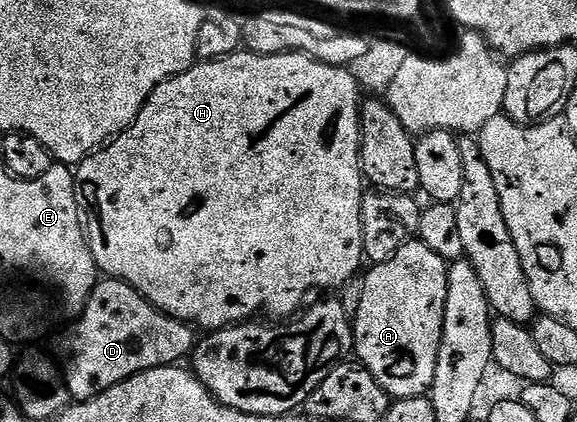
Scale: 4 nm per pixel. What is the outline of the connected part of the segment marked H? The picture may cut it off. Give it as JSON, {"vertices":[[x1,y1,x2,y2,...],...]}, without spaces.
{"vertices":[[240,49,234,55,224,59,214,59,212,63,196,62,195,66,190,67,185,73,175,75,172,79,166,79,161,85,157,85,157,89,147,98,145,105,137,113,137,121,133,121,133,125,129,129,122,131,120,135,115,136,106,145,100,147,98,151,91,152,82,163,78,164,75,171,75,185,82,206,85,208,85,234,100,272,112,279,120,279,121,282,129,284,133,289,137,289,137,293,141,293,155,308,164,311,169,317,180,319,182,323,188,324,195,329,204,327,202,330,207,333,222,331,225,327,242,325,262,316,259,315,262,311,267,315,292,314,291,316,294,316,304,306,303,298,314,287,336,287,336,289,346,287,350,279,356,278,360,274,359,266,364,266,365,263,363,230,361,229,361,201,365,190,365,176,363,174,363,165,359,161,359,144,361,142,361,124,359,121,361,98,359,99,359,93,361,94,360,83,348,68,325,65,313,57,302,55,299,51,290,51,280,55,258,55,252,51]]}

